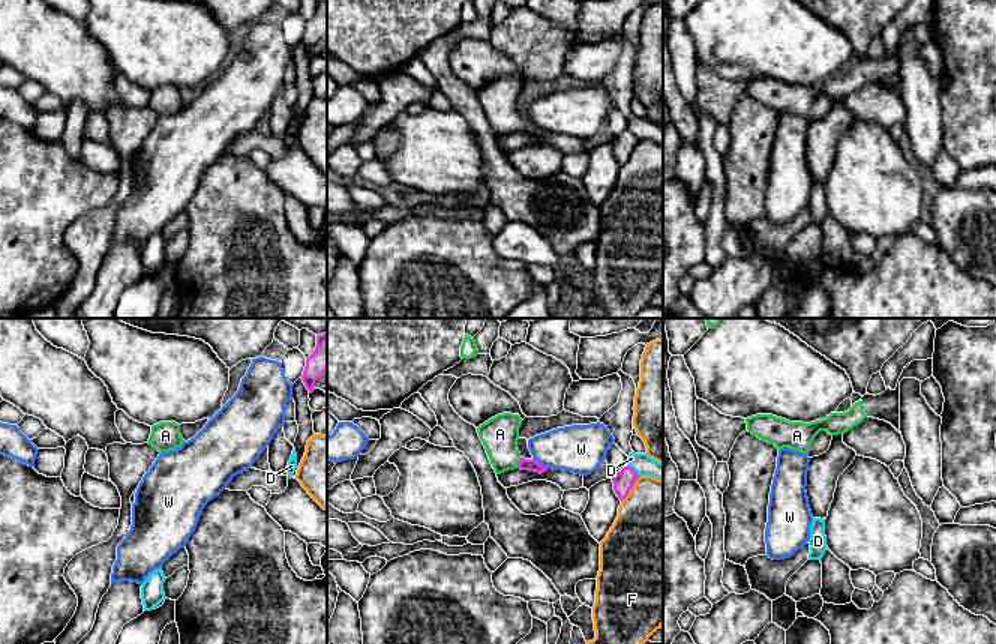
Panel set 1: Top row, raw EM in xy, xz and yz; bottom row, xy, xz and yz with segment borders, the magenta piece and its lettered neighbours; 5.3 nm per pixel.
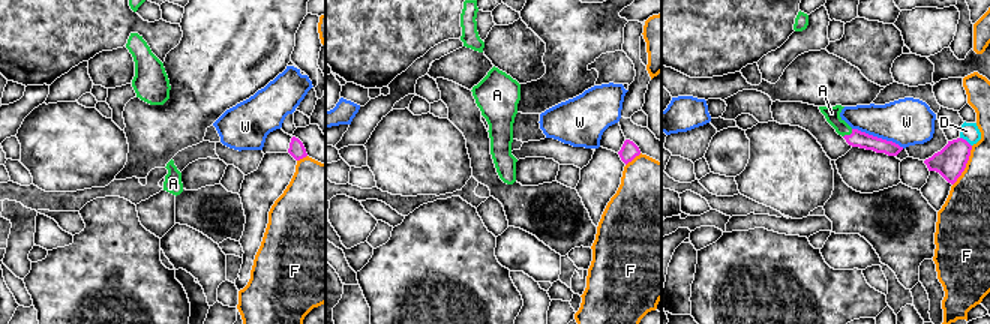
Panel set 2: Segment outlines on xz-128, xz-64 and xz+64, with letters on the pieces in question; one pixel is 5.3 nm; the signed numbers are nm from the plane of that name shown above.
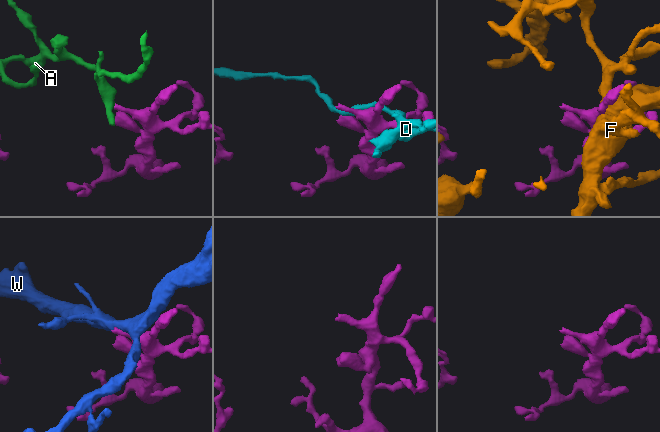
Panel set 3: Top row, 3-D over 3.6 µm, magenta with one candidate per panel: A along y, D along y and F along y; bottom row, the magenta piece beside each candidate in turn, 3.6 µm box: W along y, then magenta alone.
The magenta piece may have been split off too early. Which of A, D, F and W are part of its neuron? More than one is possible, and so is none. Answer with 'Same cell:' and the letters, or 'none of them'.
Same cell: A

